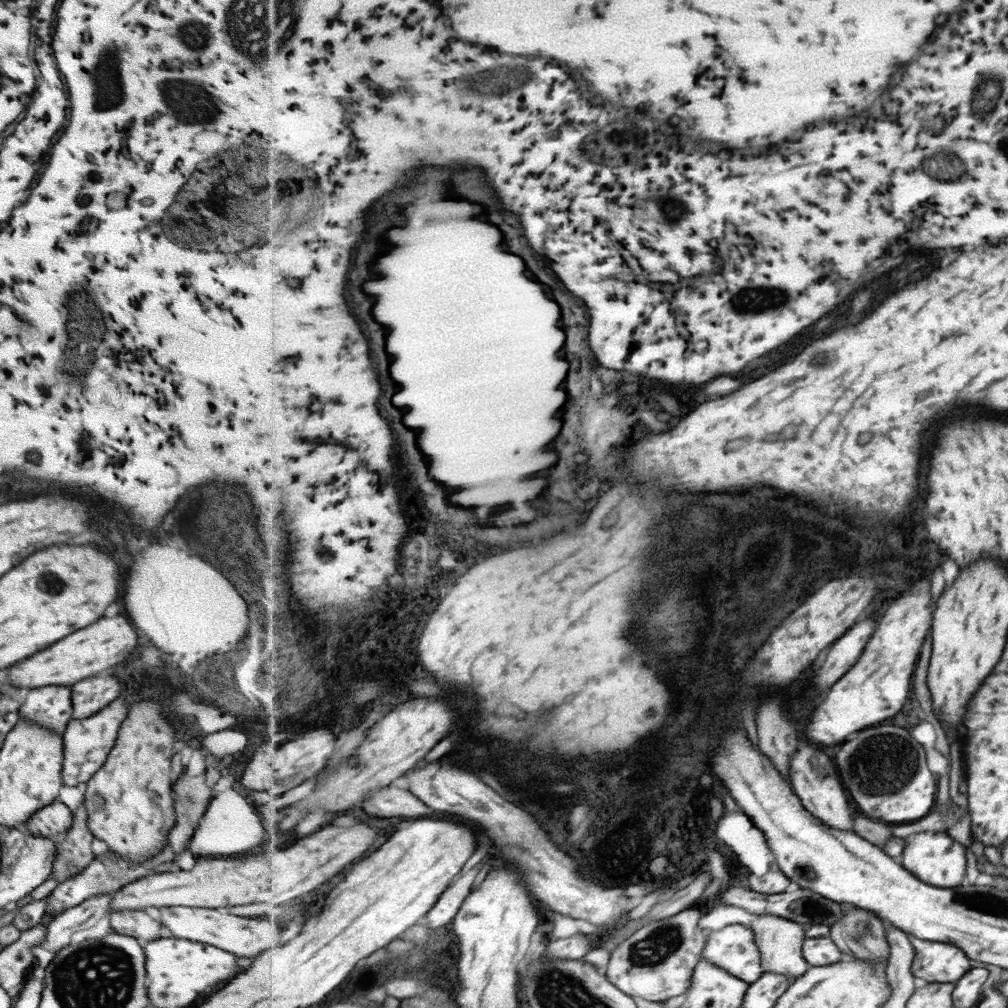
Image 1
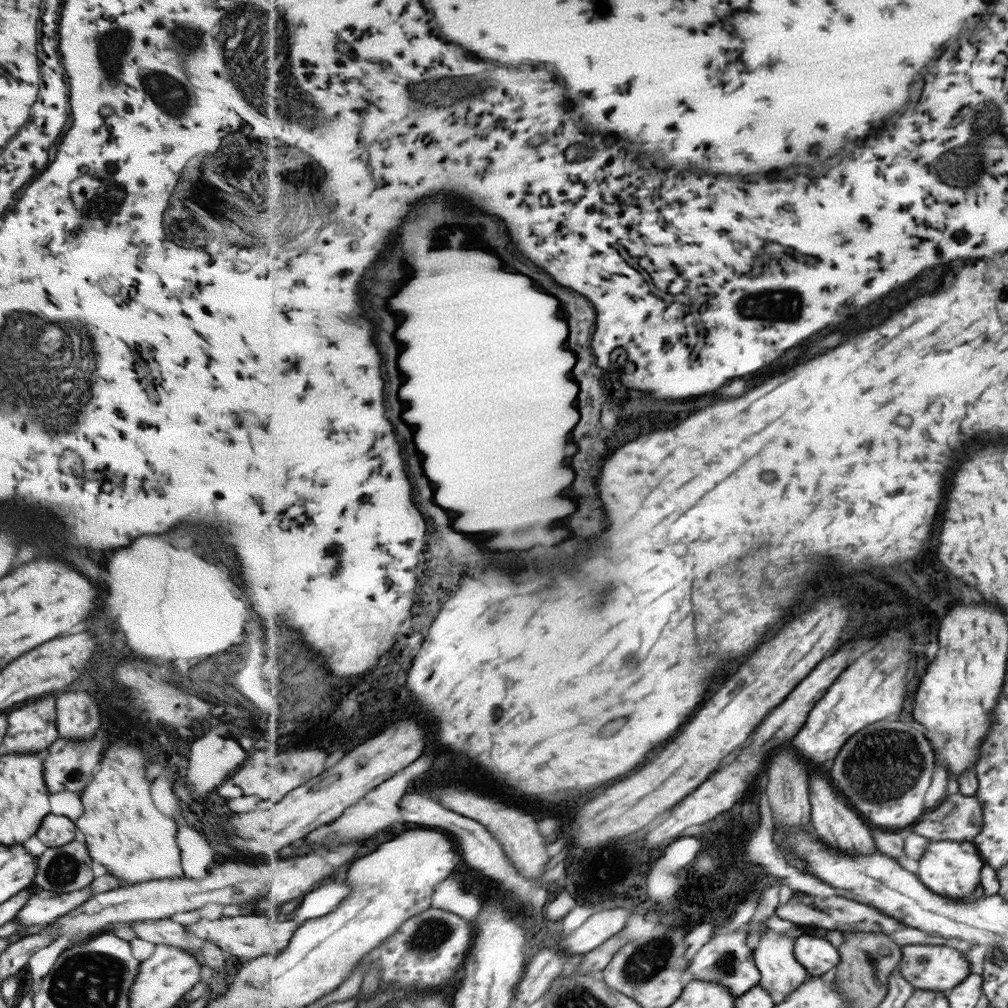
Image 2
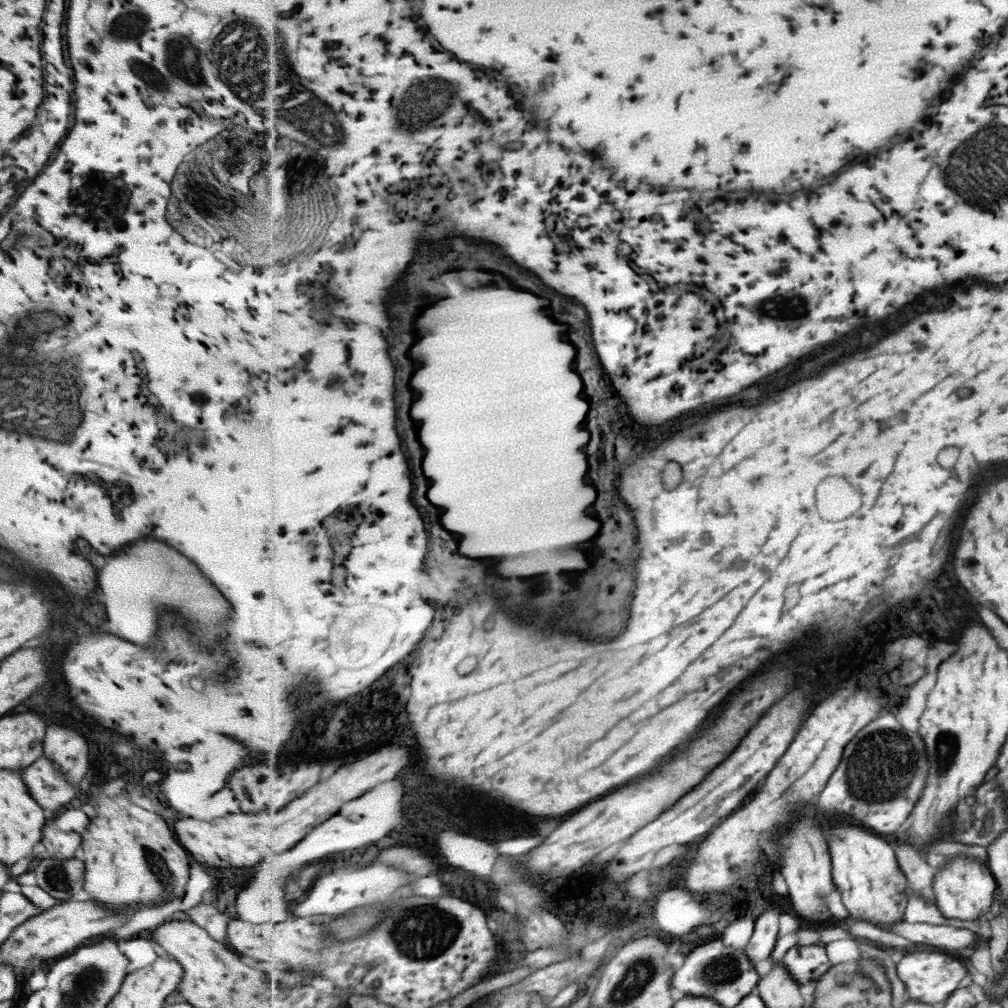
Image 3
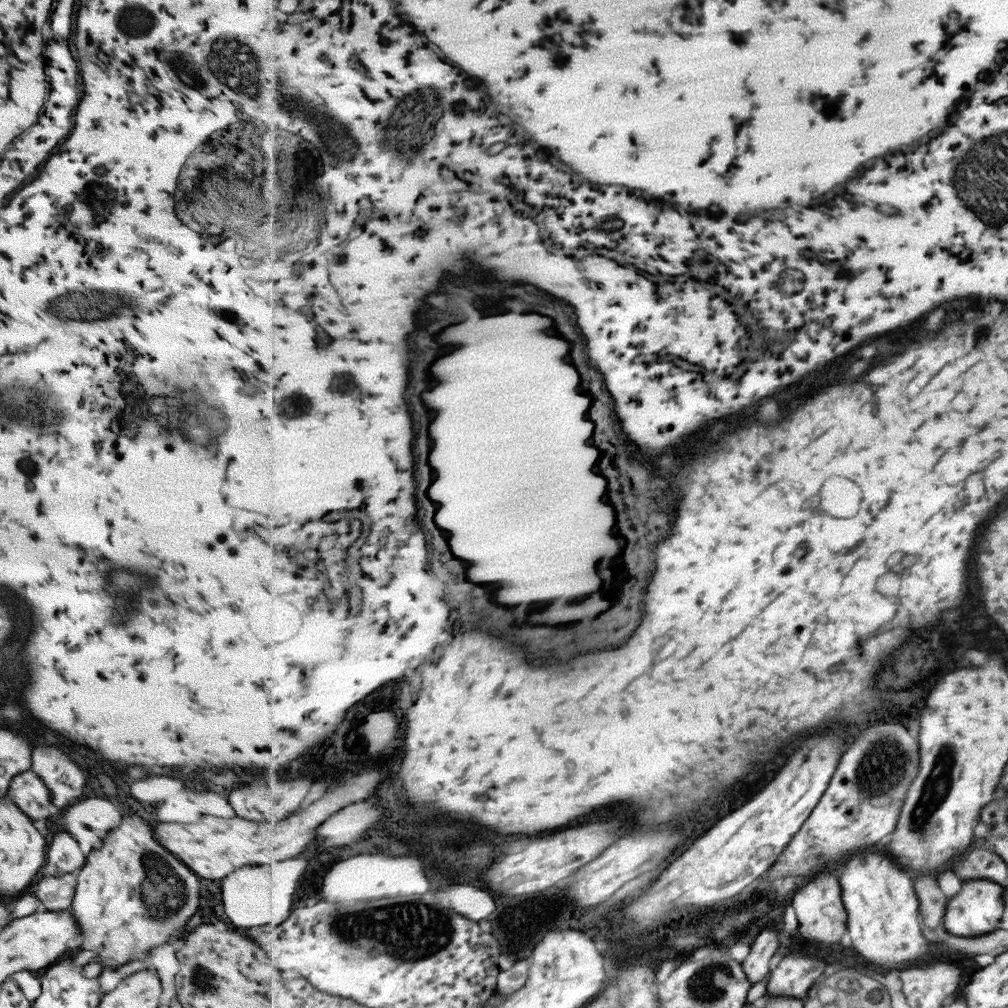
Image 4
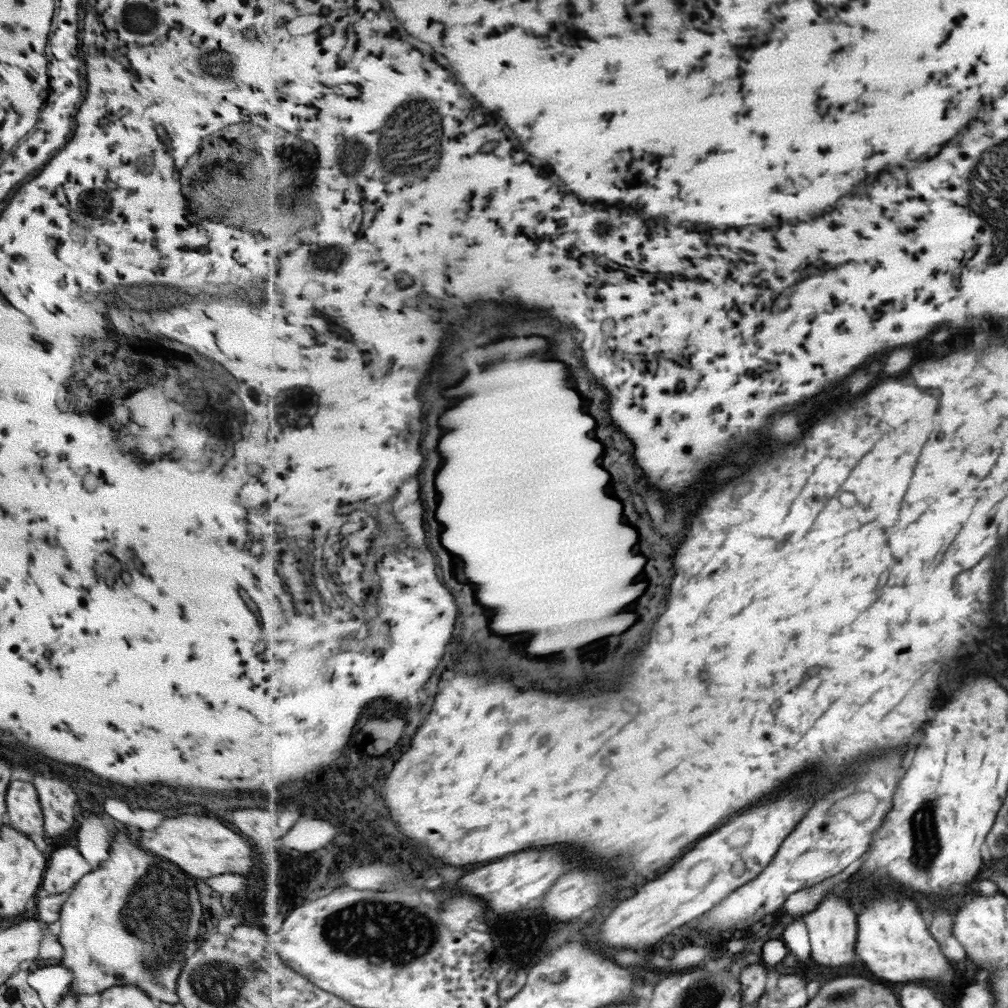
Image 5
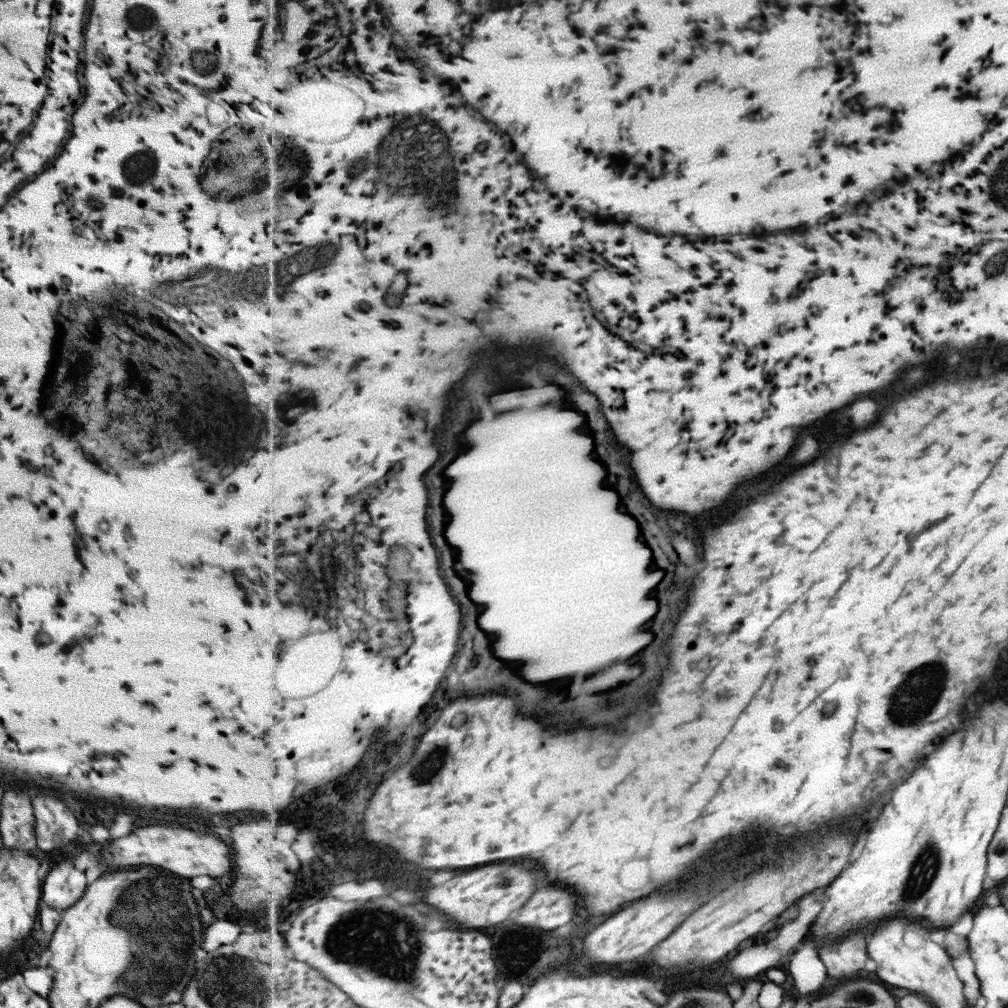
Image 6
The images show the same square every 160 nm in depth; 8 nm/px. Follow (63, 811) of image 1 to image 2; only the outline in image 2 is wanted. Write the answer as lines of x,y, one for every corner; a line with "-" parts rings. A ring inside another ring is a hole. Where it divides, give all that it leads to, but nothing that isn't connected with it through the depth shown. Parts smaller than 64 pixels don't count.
51,813
41,819
34,835
46,848
55,848
79,837
73,821
63,815

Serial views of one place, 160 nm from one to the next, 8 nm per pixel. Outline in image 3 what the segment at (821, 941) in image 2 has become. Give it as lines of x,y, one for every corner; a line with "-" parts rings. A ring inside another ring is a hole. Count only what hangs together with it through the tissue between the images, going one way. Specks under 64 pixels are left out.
823,944
797,945
789,949
783,962
799,984
817,982
833,967

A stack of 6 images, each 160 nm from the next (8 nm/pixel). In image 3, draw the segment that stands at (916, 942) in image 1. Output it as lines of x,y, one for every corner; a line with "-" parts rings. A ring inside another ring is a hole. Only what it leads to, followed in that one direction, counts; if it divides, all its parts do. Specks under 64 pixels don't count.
936,950
908,951
898,962
898,975
905,982
909,996
917,1002
938,1004
941,1000
949,997
955,988
959,988
959,982
965,978
965,968
951,960
945,954
937,953

